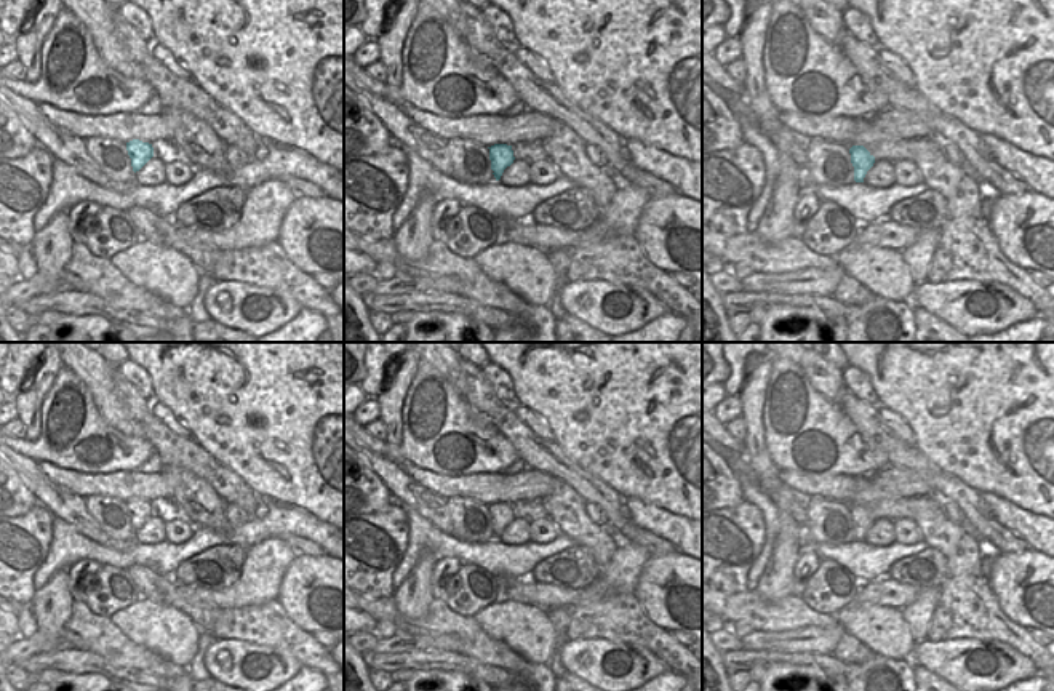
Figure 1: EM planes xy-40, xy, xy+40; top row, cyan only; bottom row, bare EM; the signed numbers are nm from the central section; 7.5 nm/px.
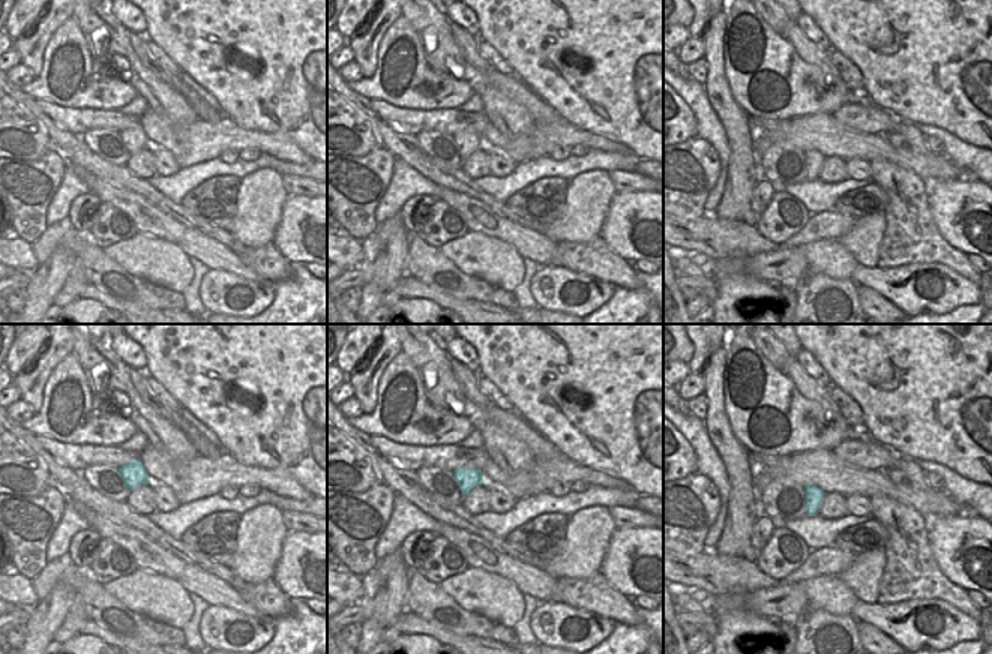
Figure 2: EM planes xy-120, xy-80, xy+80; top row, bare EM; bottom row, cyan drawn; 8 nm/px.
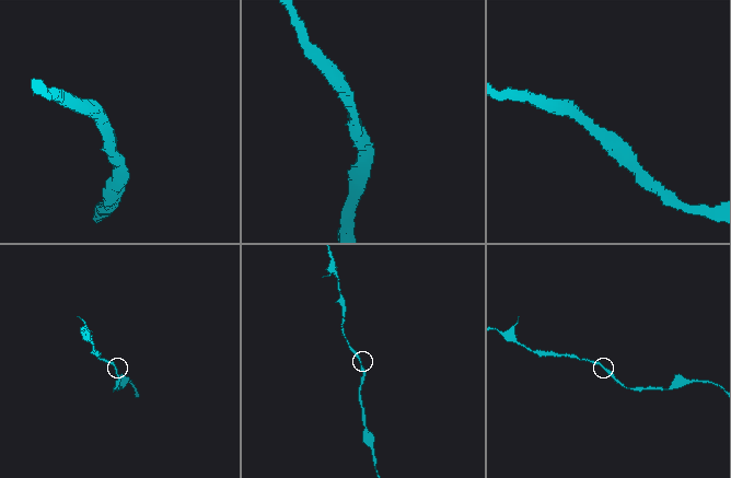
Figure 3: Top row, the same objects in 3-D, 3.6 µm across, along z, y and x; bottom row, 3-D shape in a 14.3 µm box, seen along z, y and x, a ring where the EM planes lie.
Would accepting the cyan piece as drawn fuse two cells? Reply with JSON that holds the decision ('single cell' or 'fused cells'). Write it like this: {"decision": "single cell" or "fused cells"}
{"decision": "fused cells"}

